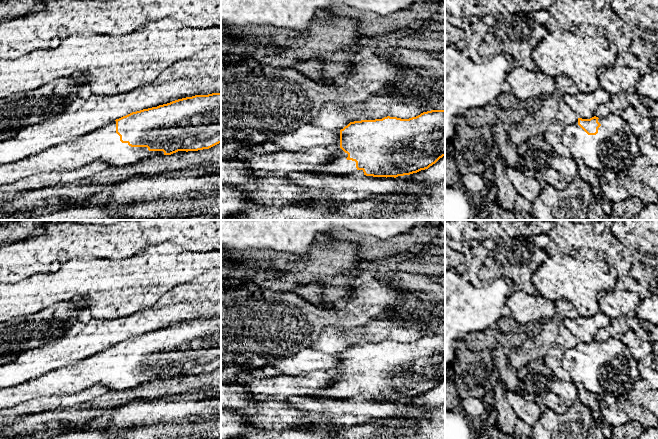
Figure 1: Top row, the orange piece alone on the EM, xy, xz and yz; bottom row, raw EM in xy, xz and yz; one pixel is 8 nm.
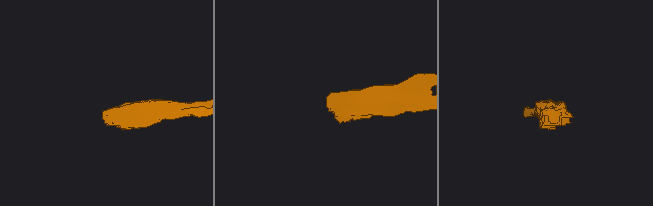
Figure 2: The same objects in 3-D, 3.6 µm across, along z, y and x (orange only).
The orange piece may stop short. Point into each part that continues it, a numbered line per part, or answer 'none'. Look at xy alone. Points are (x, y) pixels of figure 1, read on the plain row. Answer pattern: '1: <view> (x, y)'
1: xy (103, 368)

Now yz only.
1: yz (614, 371)

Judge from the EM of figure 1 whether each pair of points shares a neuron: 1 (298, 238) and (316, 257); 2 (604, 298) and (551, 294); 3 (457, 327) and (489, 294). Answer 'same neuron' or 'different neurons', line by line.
1: different neurons
2: different neurons
3: same neuron

